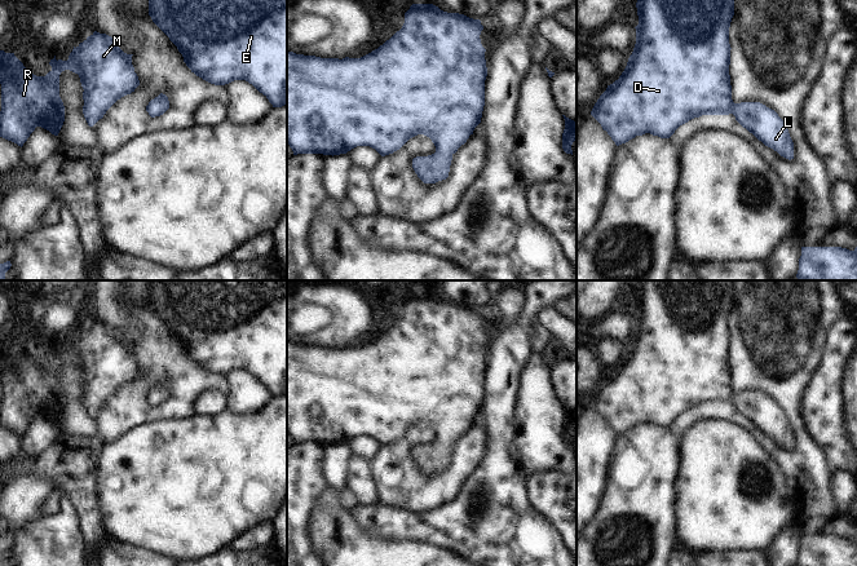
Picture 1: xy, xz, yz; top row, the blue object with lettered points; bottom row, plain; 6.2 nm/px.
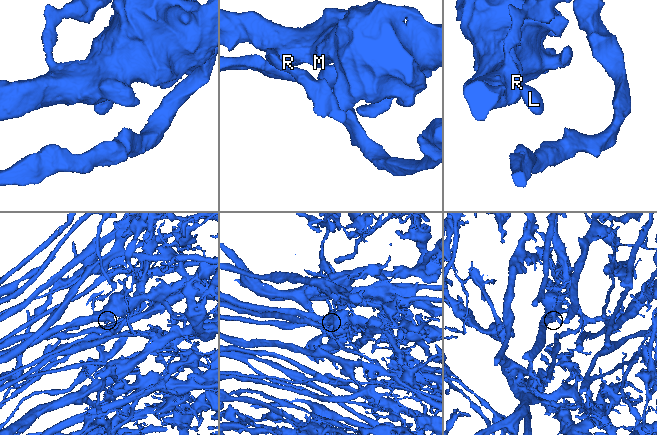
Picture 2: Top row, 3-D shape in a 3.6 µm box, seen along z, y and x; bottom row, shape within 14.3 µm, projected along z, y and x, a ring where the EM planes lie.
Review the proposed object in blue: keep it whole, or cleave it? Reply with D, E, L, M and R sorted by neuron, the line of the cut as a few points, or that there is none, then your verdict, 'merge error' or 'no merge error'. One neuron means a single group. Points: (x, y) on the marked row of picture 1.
D E L M R; no cut; no merge error

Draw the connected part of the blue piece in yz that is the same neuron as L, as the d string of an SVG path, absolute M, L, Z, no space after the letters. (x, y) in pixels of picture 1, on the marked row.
M637 0L636 8L639 25L635 27L633 52L619 79L608 85L591 111L617 146L645 133L670 138L680 125L702 115L733 114L765 146L788 160L794 159L794 142L785 121L774 110L760 102L734 103L732 100L729 27L734 16L734 0Z

